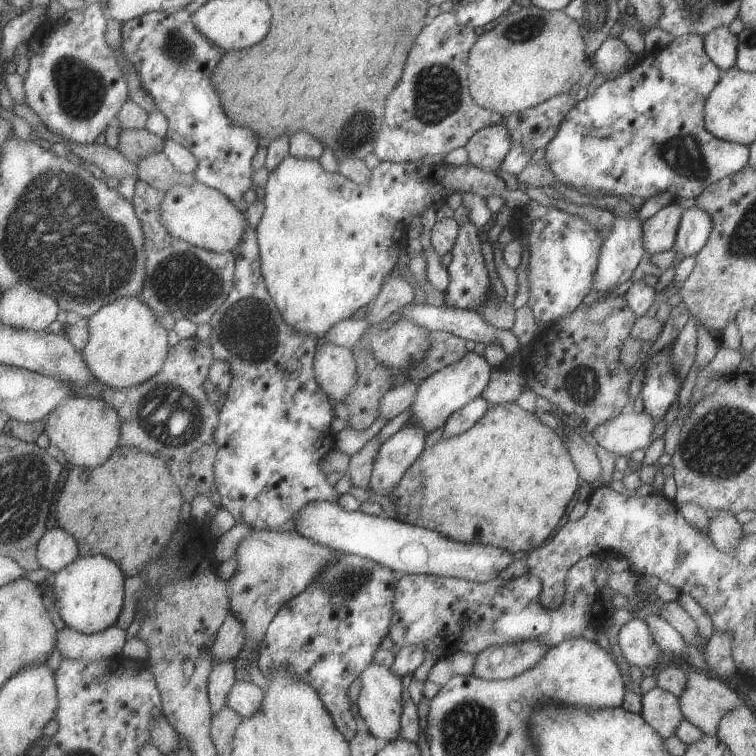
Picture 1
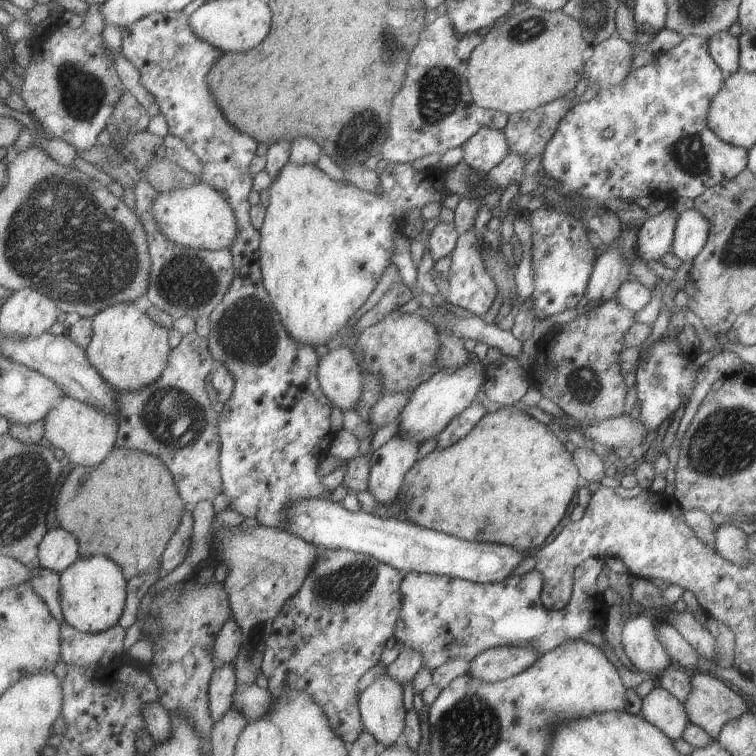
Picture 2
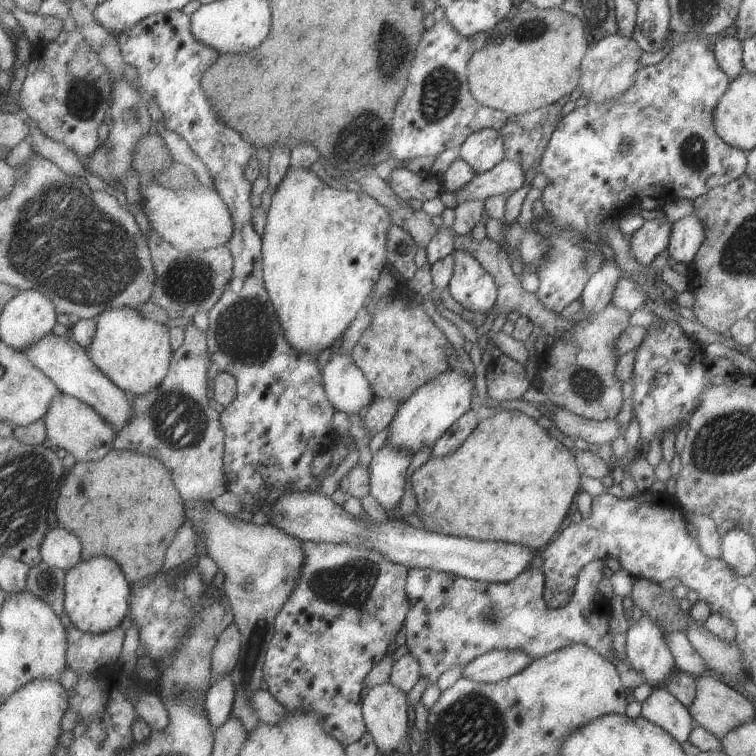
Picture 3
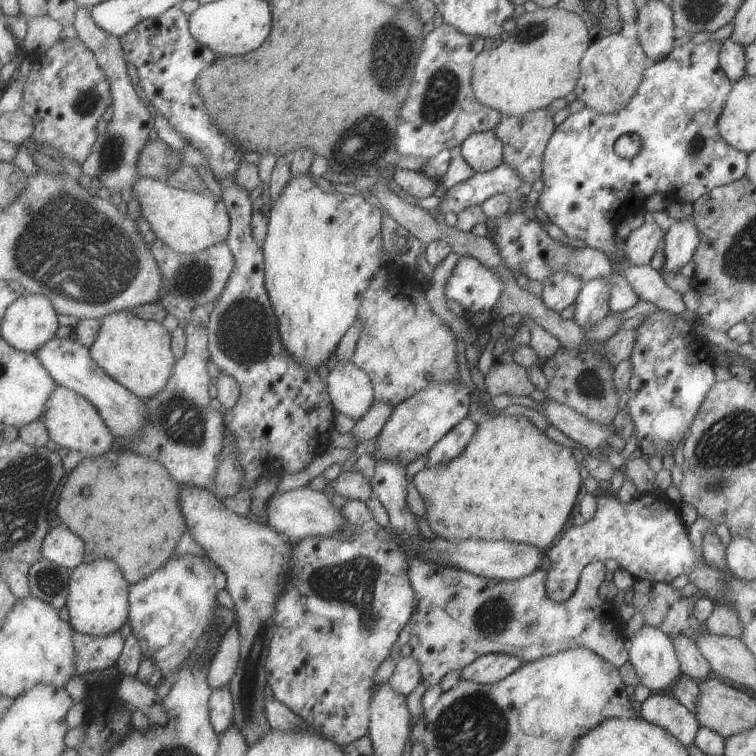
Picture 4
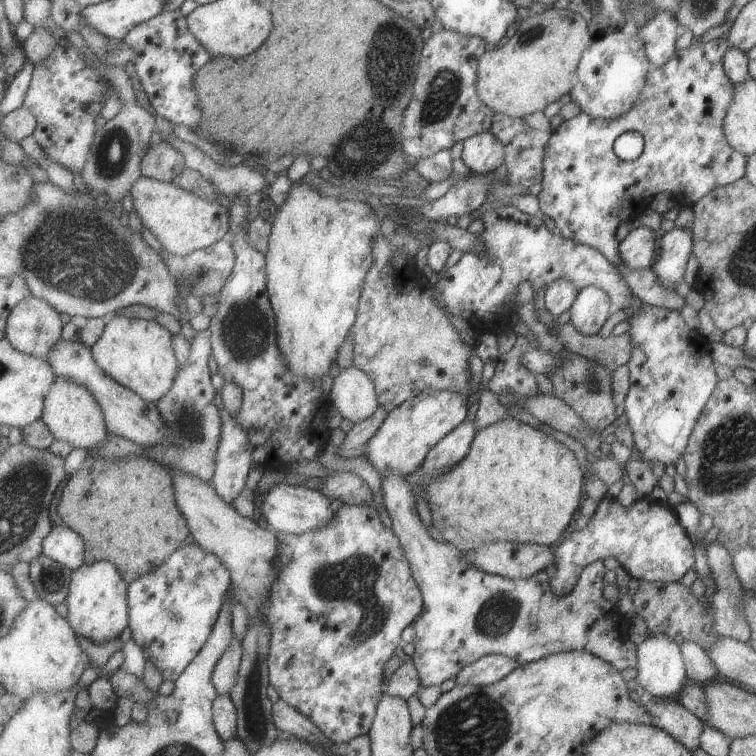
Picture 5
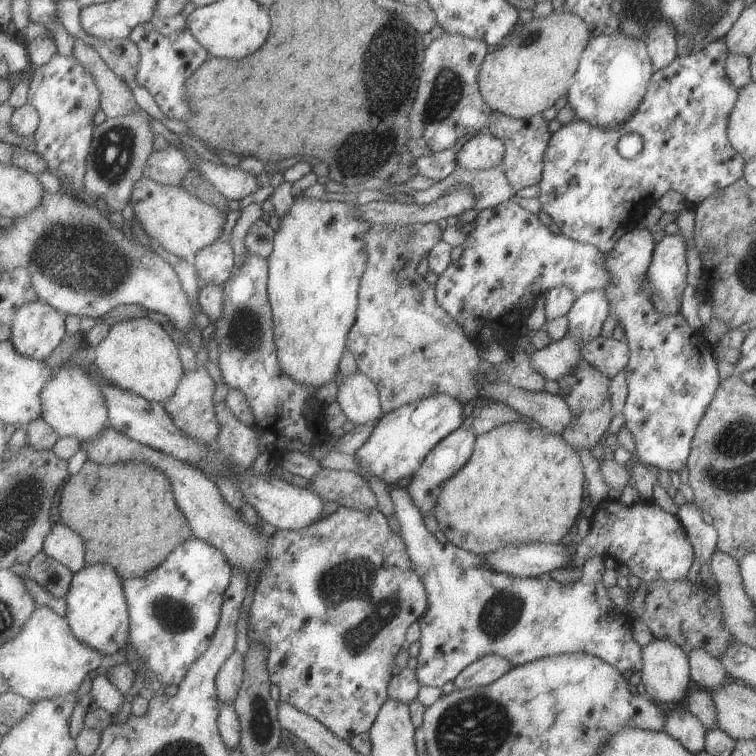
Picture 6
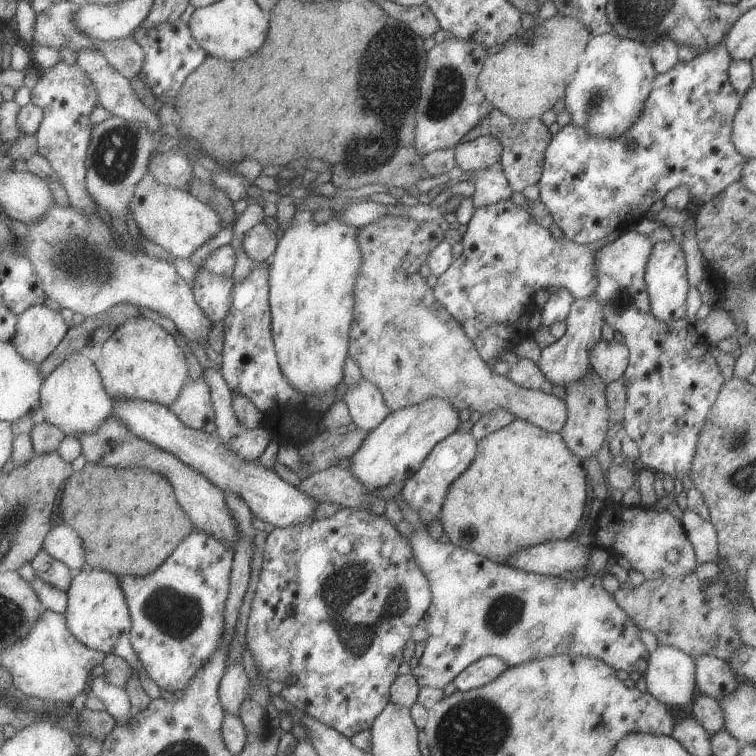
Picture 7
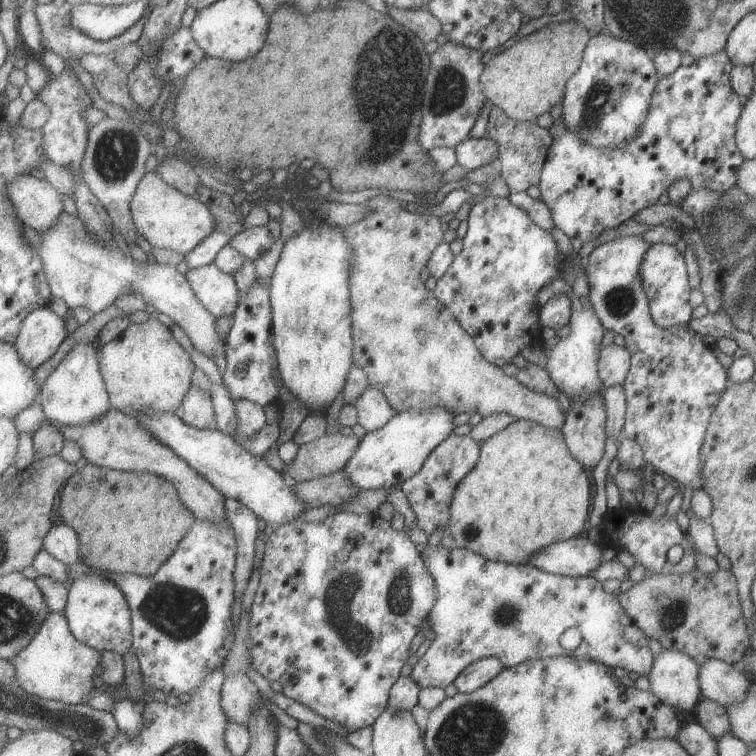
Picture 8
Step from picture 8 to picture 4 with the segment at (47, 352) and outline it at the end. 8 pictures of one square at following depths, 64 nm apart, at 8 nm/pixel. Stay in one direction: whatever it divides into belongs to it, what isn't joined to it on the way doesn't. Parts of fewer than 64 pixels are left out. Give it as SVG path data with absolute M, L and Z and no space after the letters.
M28 293L7 310L2 323L2 339L19 351L37 353L56 338L59 314L50 297Z

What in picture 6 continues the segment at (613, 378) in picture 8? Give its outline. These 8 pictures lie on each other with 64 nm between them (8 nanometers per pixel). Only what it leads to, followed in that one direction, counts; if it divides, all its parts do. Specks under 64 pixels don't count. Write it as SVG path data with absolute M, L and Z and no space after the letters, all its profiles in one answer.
M597 336L591 341L583 341L578 350L582 360L598 369L609 380L628 364L628 345L625 338L617 341Z

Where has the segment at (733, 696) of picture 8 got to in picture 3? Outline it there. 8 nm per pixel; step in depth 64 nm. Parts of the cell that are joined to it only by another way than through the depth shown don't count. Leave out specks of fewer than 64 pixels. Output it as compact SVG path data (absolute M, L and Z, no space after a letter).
M664 632L663 640L665 640L667 648L673 656L677 670L692 674L694 677L707 674L708 667L704 660L695 652L691 642L682 632Z

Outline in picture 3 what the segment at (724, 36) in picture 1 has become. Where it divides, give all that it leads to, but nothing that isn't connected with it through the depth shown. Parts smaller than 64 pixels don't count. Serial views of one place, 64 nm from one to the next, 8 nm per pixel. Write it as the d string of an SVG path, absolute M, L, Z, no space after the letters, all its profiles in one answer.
M736 36L714 39L713 56L730 80L744 71L741 41Z

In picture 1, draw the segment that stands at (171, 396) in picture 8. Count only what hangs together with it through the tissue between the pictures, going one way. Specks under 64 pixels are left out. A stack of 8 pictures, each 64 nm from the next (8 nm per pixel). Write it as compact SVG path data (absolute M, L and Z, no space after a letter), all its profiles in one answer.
M124 297L87 319L90 340L82 354L101 384L125 389L141 385L161 372L171 347L168 332L157 318L157 313L140 297Z

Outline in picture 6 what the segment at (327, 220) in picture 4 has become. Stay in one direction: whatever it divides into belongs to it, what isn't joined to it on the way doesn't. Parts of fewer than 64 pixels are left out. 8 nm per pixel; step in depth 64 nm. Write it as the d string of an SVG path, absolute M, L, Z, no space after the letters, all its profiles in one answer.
M296 190L295 203L290 208L289 213L279 220L279 228L274 239L274 252L271 254L270 260L270 276L268 281L268 292L270 293L271 305L275 320L275 341L278 349L279 359L282 362L282 368L291 377L301 381L304 384L313 387L322 387L327 382L335 380L337 370L340 370L340 363L344 358L349 343L350 331L354 328L358 318L358 309L360 304L360 289L363 276L367 271L369 256L366 246L366 233L371 231L373 226L360 215L360 206L349 202L336 202L326 198L311 198L304 191Z

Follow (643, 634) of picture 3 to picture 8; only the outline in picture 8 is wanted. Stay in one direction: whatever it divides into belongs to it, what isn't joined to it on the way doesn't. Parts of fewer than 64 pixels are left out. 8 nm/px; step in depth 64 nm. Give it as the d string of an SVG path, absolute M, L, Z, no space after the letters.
M661 649L646 677L648 690L676 711L693 710L701 698L698 664L683 652Z

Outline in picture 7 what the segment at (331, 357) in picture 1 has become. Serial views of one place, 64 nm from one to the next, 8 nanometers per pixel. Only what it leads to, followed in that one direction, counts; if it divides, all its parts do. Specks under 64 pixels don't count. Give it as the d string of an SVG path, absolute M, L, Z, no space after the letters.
M365 377L353 388L347 388L343 399L359 429L374 431L393 414L393 410L387 406L382 389Z

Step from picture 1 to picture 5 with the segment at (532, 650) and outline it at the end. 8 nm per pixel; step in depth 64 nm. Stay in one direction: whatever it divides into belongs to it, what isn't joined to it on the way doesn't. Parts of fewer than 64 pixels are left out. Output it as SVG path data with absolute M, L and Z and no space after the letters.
M489 654L467 666L457 677L459 686L491 685L511 675L519 664L509 656Z

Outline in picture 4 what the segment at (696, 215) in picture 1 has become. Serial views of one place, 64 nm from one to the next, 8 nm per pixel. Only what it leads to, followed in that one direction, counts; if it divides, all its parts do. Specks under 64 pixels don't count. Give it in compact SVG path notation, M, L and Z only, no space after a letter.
M687 217L678 221L673 221L669 229L664 234L665 262L659 270L663 273L679 273L679 268L688 265L692 261L695 248L700 237L692 218Z

